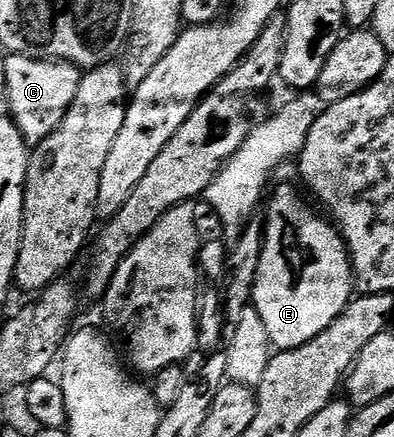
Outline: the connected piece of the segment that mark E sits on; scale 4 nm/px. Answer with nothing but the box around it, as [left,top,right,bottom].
[252,188,353,352]

